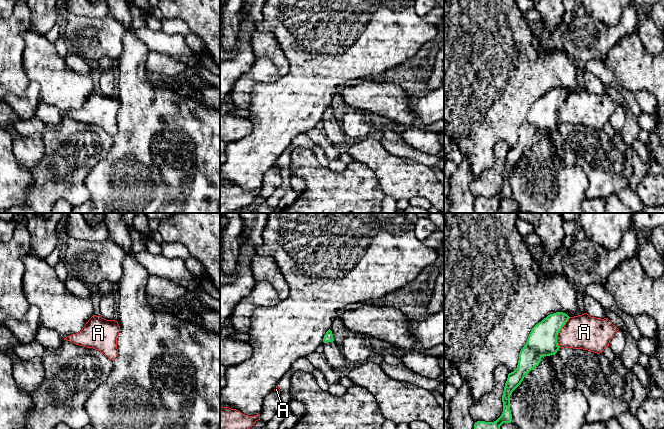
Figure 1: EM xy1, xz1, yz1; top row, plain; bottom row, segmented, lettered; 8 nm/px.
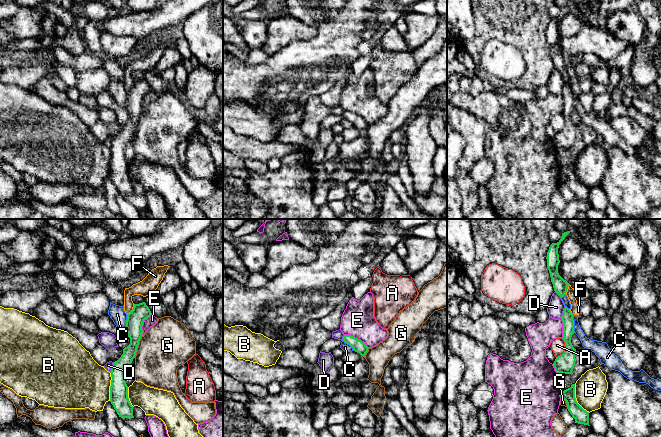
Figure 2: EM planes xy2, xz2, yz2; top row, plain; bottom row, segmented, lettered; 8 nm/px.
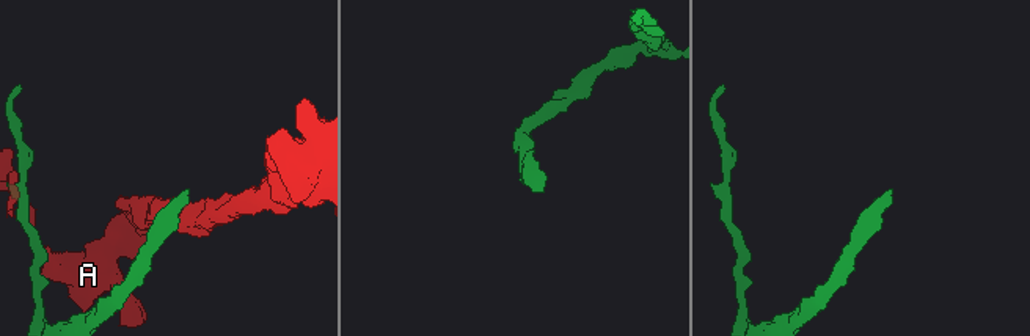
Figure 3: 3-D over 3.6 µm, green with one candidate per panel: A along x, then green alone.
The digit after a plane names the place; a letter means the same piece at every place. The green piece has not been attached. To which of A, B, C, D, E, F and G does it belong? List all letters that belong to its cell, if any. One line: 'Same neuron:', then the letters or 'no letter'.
Same neuron: no letter

